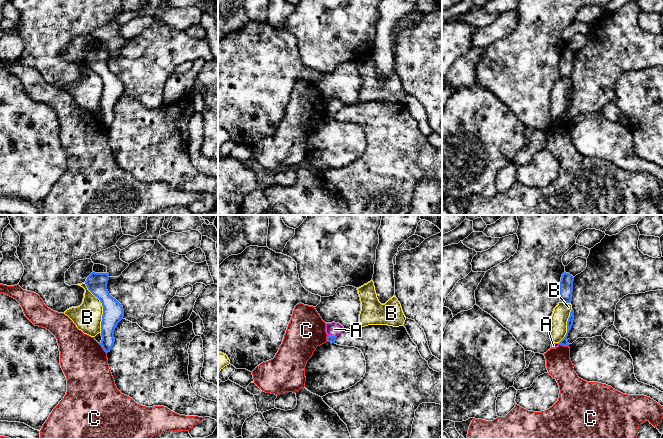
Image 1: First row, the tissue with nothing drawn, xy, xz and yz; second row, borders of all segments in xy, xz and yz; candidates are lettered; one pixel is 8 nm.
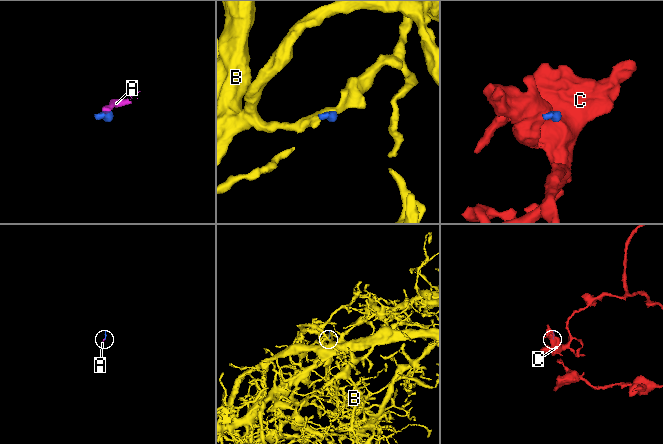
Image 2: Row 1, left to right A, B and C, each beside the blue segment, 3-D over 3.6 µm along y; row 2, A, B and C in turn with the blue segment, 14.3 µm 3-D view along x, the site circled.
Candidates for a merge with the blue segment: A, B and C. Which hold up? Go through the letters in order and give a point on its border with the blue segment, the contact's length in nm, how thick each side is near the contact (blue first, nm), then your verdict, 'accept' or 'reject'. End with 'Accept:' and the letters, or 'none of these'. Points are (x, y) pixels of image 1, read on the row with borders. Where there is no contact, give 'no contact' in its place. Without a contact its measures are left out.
A: xz (332, 336) | 80 nm | 60/110 nm | accept
B: xy (103, 308) | 420 nm | 170/240 nm | reject
C: xy (102, 347) | 110 nm | 140/380 nm | reject
Accept: A

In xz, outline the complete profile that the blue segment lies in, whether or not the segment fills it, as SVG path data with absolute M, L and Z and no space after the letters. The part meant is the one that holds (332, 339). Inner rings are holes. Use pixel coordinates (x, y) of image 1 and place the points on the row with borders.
M326 323L327 342L335 343L337 336L344 330L339 323Z

